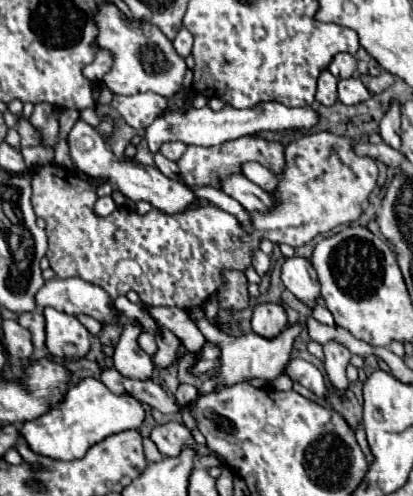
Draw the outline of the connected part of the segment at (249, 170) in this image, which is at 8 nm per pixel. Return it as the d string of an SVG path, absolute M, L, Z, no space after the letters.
M245 162L241 166L241 172L243 172L243 176L247 176L251 182L261 186L263 190L275 190L277 188L277 180L275 180L273 172L269 172L265 166L261 166L257 162Z

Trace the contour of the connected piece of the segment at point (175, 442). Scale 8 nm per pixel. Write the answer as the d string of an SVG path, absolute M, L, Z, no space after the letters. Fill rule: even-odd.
M167 422L167 424L155 426L151 432L151 440L155 442L157 450L163 456L177 456L185 446L193 446L195 450L199 450L199 456L211 452L207 446L199 446L193 440L191 432L179 422Z

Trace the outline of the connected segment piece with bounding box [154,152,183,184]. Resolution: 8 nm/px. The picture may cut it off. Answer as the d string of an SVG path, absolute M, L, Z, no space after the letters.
M160 152L155 154L154 156L155 166L168 178L173 180L177 180L183 184L182 177L180 175L179 168L177 164L165 156L163 156Z

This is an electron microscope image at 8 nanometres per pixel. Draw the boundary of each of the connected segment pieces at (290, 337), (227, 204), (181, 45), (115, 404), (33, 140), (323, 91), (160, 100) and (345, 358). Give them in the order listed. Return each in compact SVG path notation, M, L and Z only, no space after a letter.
M193 306L187 312L189 312L191 320L195 322L195 326L201 330L201 334L209 342L215 342L221 348L221 366L217 370L217 386L233 386L233 384L239 384L239 382L249 382L253 378L271 382L279 374L285 374L287 364L291 360L293 342L301 334L301 326L289 326L277 338L271 338L271 340L267 340L263 336L257 336L255 332L239 336L239 338L231 338L231 336L223 334L219 328L215 328L213 324L209 324L209 320L205 318L205 312L203 312L201 306Z
M187 186L187 188L189 188L191 192L195 192L199 198L205 198L205 200L209 200L211 204L223 208L225 212L235 214L239 222L245 222L245 224L247 224L247 230L251 228L251 226L249 226L249 224L251 224L251 218L249 218L249 214L245 212L245 208L243 208L241 204L237 204L237 200L233 200L233 198L227 196L225 192L221 192L221 190L217 190L217 188L197 188L197 186Z
M181 28L179 34L177 34L177 38L173 40L173 46L175 46L175 50L177 50L179 56L187 58L187 56L191 54L191 46L193 46L193 36L191 36L191 32L189 32L187 28Z
M85 378L79 384L71 386L65 394L65 400L53 406L47 414L23 422L19 432L35 454L55 460L75 460L85 456L85 452L93 444L105 440L107 436L139 428L143 418L145 418L145 410L133 396L129 394L117 396L109 392L109 388L105 388L105 384L101 384L99 380Z
M19 118L19 122L17 122L17 132L21 134L21 144L29 144L29 146L41 144L41 140L39 140L39 136L37 136L37 130L29 124L29 120Z
M329 70L321 72L321 76L319 76L315 100L319 104L323 104L323 106L329 106L329 104L333 104L337 100L337 78Z
M145 92L141 96L113 94L113 108L129 126L147 128L155 120L155 116L167 108L167 98L155 92Z
M337 340L323 344L323 352L325 352L325 368L329 374L329 382L337 390L343 392L349 386L349 382L345 378L345 366L351 360L351 352L343 344L339 344Z

